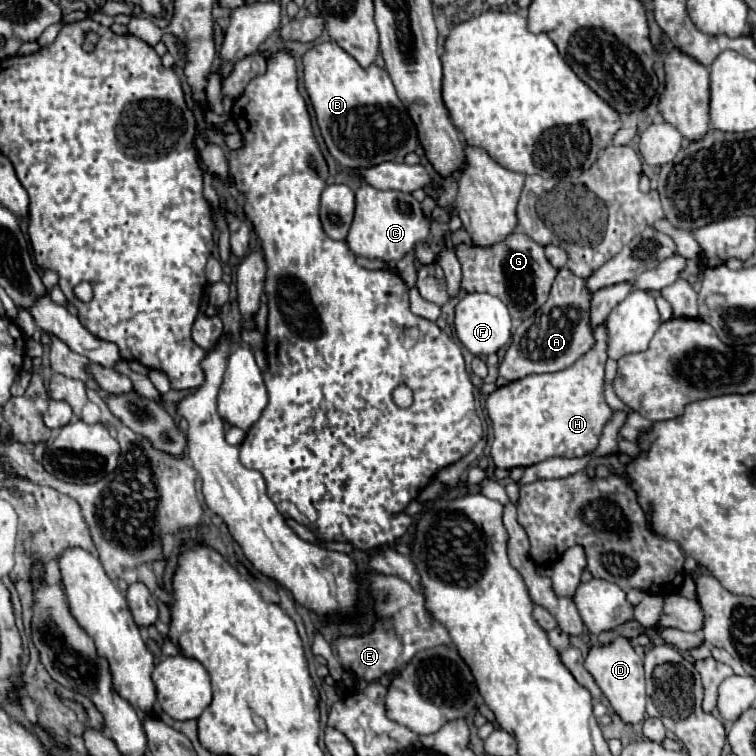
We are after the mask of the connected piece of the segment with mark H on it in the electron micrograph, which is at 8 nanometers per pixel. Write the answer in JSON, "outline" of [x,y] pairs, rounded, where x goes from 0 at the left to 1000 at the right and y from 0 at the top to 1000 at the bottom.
{"outline":[[[792,429],[787,437],[787,450],[787,460],[763,476],[763,481],[755,487],[734,495],[694,497],[657,513],[644,524],[642,540],[655,571],[649,606],[657,619],[694,619],[731,603],[769,606],[790,593],[795,569],[811,545],[798,524],[804,476],[800,429]]]}

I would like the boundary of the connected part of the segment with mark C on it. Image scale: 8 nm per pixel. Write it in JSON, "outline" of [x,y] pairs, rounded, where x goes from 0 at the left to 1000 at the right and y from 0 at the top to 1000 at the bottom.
{"outline":[[[488,243],[475,246],[470,254],[470,291],[459,312],[459,323],[472,339],[525,347],[565,312],[567,294],[560,288],[557,272],[546,259],[536,259],[533,254],[499,251]]]}

